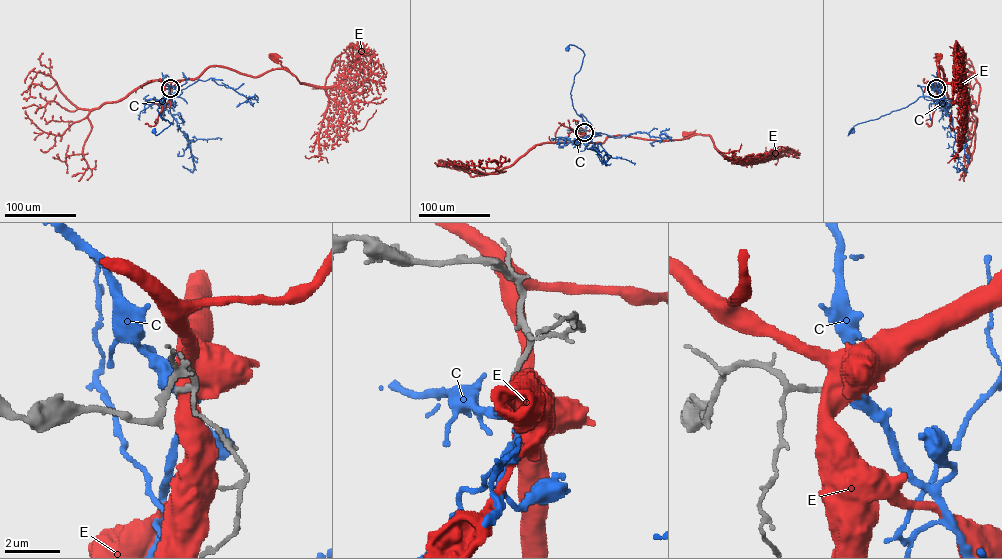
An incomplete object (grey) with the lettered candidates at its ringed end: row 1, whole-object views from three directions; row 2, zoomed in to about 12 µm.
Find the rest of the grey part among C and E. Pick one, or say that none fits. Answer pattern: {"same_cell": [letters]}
{"same_cell": ["C"]}

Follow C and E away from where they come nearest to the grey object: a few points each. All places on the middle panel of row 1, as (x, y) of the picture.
C: (584, 132), (586, 125), (573, 108), (570, 93), (584, 54), (573, 45), (567, 49)
E: (584, 132), (586, 141), (600, 143), (618, 135), (674, 140), (700, 134), (686, 135)

